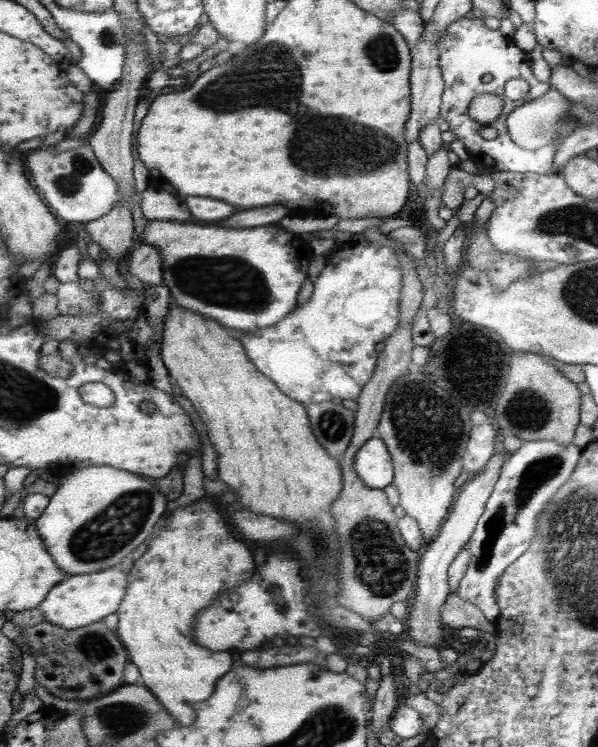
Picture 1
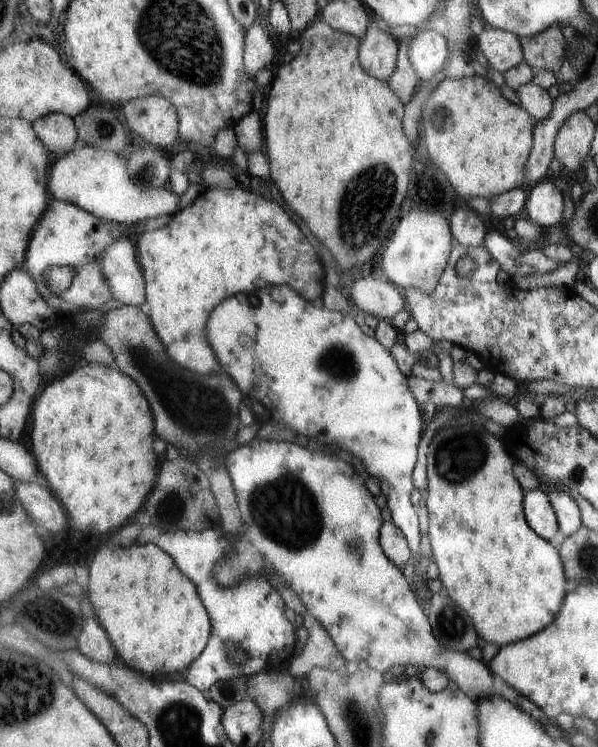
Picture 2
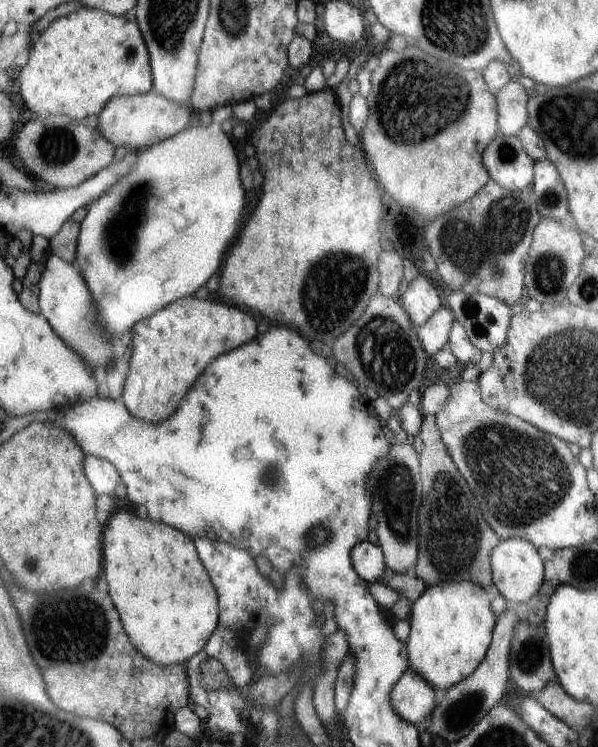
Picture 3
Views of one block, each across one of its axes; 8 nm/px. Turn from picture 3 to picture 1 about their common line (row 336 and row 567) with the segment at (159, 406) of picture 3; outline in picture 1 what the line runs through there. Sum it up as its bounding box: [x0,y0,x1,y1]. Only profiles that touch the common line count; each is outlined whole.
[116,497,257,727]

